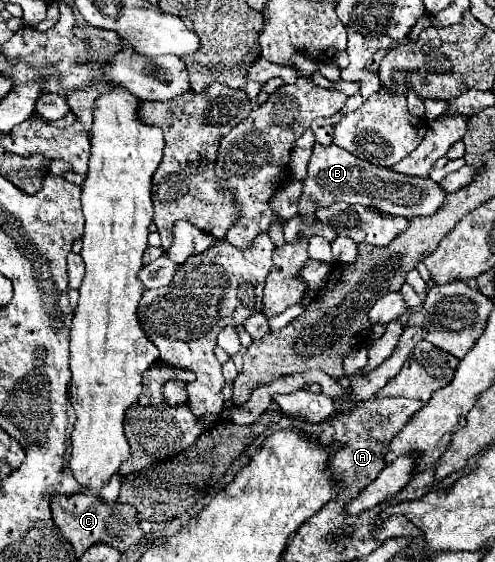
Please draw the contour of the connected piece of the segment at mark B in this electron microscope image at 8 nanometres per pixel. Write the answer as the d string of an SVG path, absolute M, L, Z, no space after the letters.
M315 144L313 154L309 158L307 176L301 182L303 190L297 202L297 212L303 218L305 224L317 222L317 208L327 208L333 202L347 202L347 204L363 204L369 208L375 208L379 212L387 212L393 216L403 218L415 218L415 216L433 216L445 202L447 192L433 182L431 178L421 176L405 176L391 172L391 168L381 168L377 164L369 164L365 160L357 160L357 156L345 152L343 148L329 144Z

